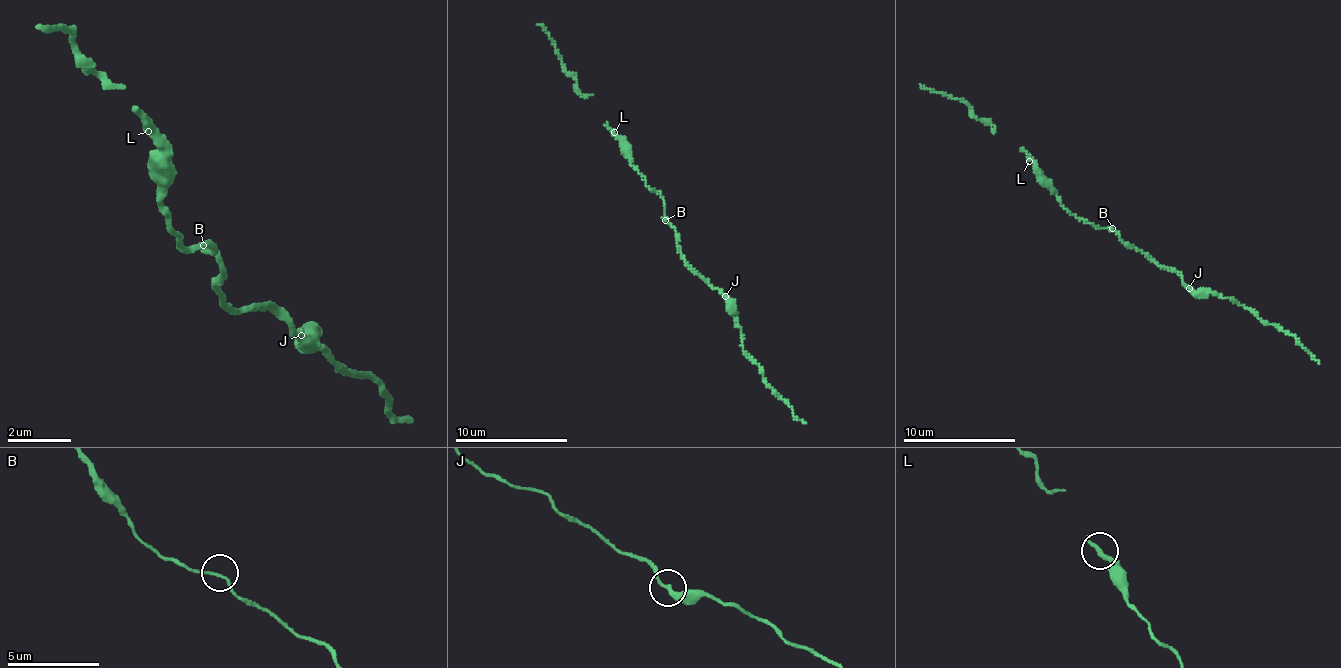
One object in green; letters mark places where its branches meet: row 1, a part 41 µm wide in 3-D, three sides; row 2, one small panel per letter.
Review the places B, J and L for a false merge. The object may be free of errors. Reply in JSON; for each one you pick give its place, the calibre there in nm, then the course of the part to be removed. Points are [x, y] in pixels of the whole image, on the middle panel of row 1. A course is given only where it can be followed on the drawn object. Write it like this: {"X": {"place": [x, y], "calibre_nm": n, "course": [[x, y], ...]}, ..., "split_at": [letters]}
{"split_at": []}

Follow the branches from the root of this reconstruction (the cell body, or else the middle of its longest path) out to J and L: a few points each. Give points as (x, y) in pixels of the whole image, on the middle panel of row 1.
J: (668, 218), (675, 231), (678, 252), (725, 296)
L: (668, 218), (665, 215), (664, 200), (630, 164), (625, 143), (615, 133)

